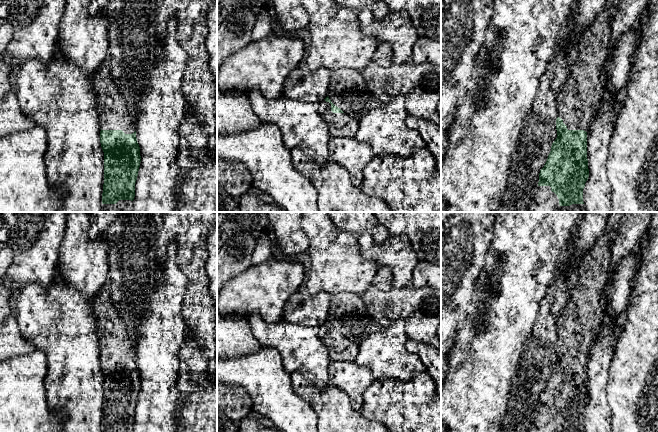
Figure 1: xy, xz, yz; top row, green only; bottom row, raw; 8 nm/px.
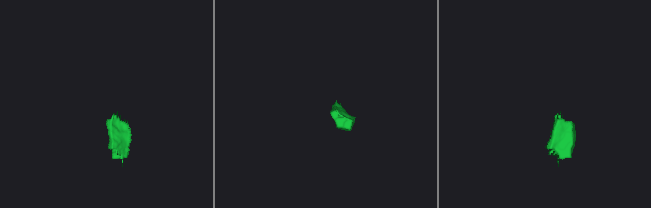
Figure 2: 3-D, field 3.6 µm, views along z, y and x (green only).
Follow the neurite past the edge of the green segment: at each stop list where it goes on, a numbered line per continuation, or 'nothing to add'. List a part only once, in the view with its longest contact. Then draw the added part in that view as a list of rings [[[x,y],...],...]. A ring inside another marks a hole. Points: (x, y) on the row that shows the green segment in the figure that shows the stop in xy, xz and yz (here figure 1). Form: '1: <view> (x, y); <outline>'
1: xy (112, 108); [[[108,57],[92,75],[97,98],[97,110],[102,130],[122,130],[125,134],[136,131],[133,116],[111,75]]]
2: yz (543, 199); [[[538,186],[530,198],[529,212],[586,212],[584,204],[560,206],[550,186]]]

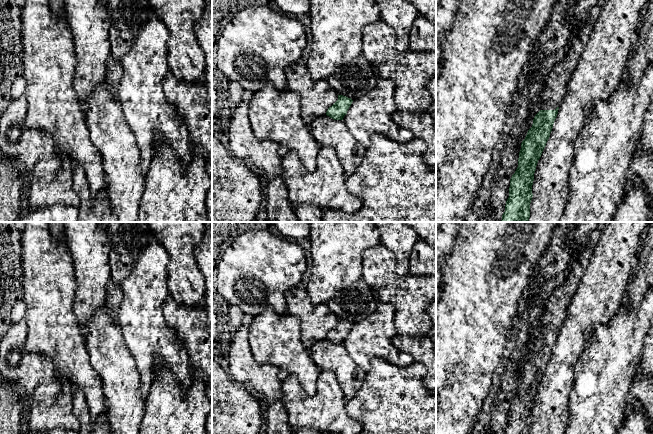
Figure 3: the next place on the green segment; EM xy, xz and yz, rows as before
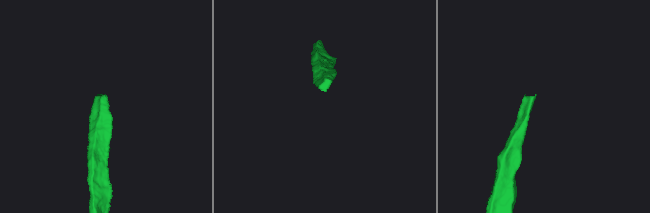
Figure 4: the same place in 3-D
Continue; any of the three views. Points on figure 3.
1: yz (554, 90); [[[598,0],[590,9],[587,19],[581,24],[571,41],[571,48],[567,56],[557,63],[546,79],[540,101],[541,110],[555,110],[560,106],[565,94],[568,77],[572,74],[578,64],[580,55],[586,47],[594,24],[598,19],[606,0]]]

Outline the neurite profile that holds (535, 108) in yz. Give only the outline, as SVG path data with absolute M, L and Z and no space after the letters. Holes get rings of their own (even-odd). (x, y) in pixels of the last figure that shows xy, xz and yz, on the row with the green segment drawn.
M542 91L540 92L538 98L532 104L529 116L528 116L528 118L526 120L526 123L525 123L524 129L523 129L523 133L522 133L522 136L521 136L522 141L525 139L528 130L532 127L533 119L534 119L535 115L541 110L540 109L541 97L542 97Z

